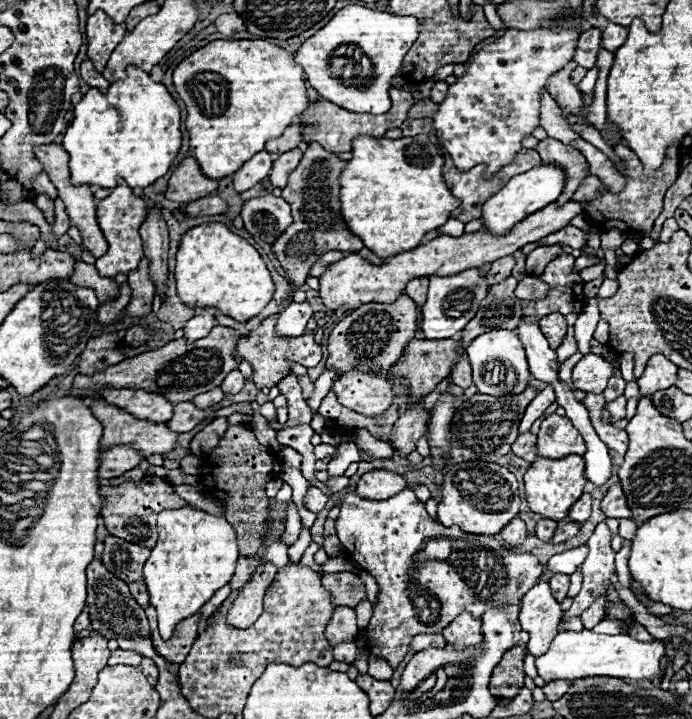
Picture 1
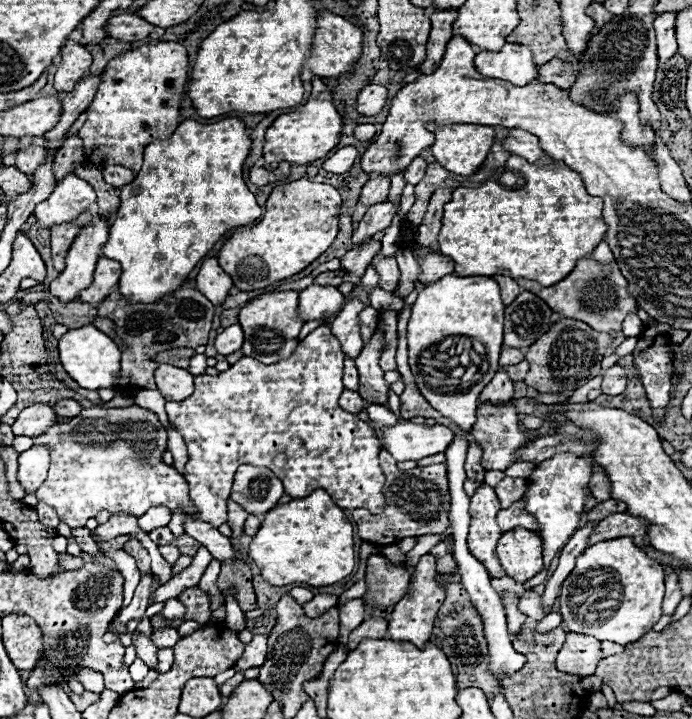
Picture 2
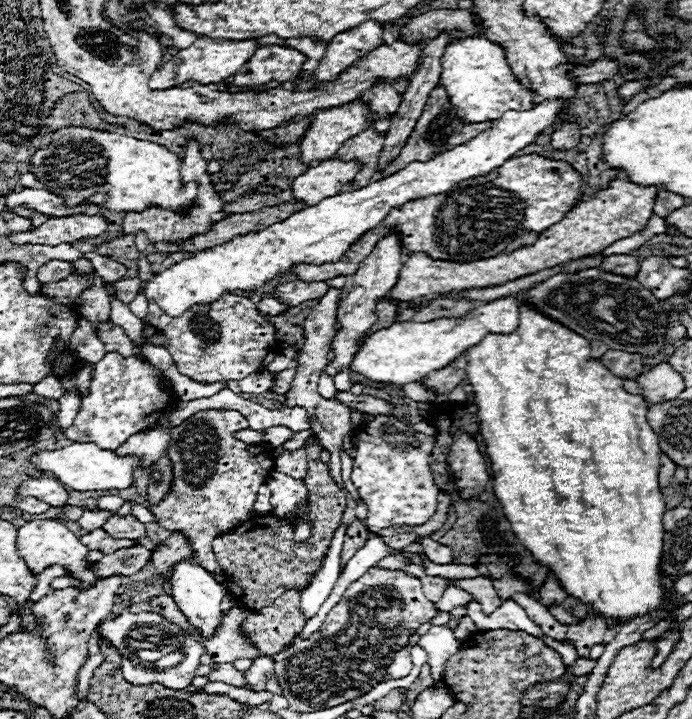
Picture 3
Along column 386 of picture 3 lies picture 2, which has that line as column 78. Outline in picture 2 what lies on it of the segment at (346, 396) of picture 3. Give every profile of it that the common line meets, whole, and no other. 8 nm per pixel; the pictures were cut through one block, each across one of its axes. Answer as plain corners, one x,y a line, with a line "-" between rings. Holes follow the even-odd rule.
64,398
64,400
58,400
54,404
54,412
60,418
72,418
74,414
80,414
80,410
82,410
82,406
76,400
72,400
72,398

